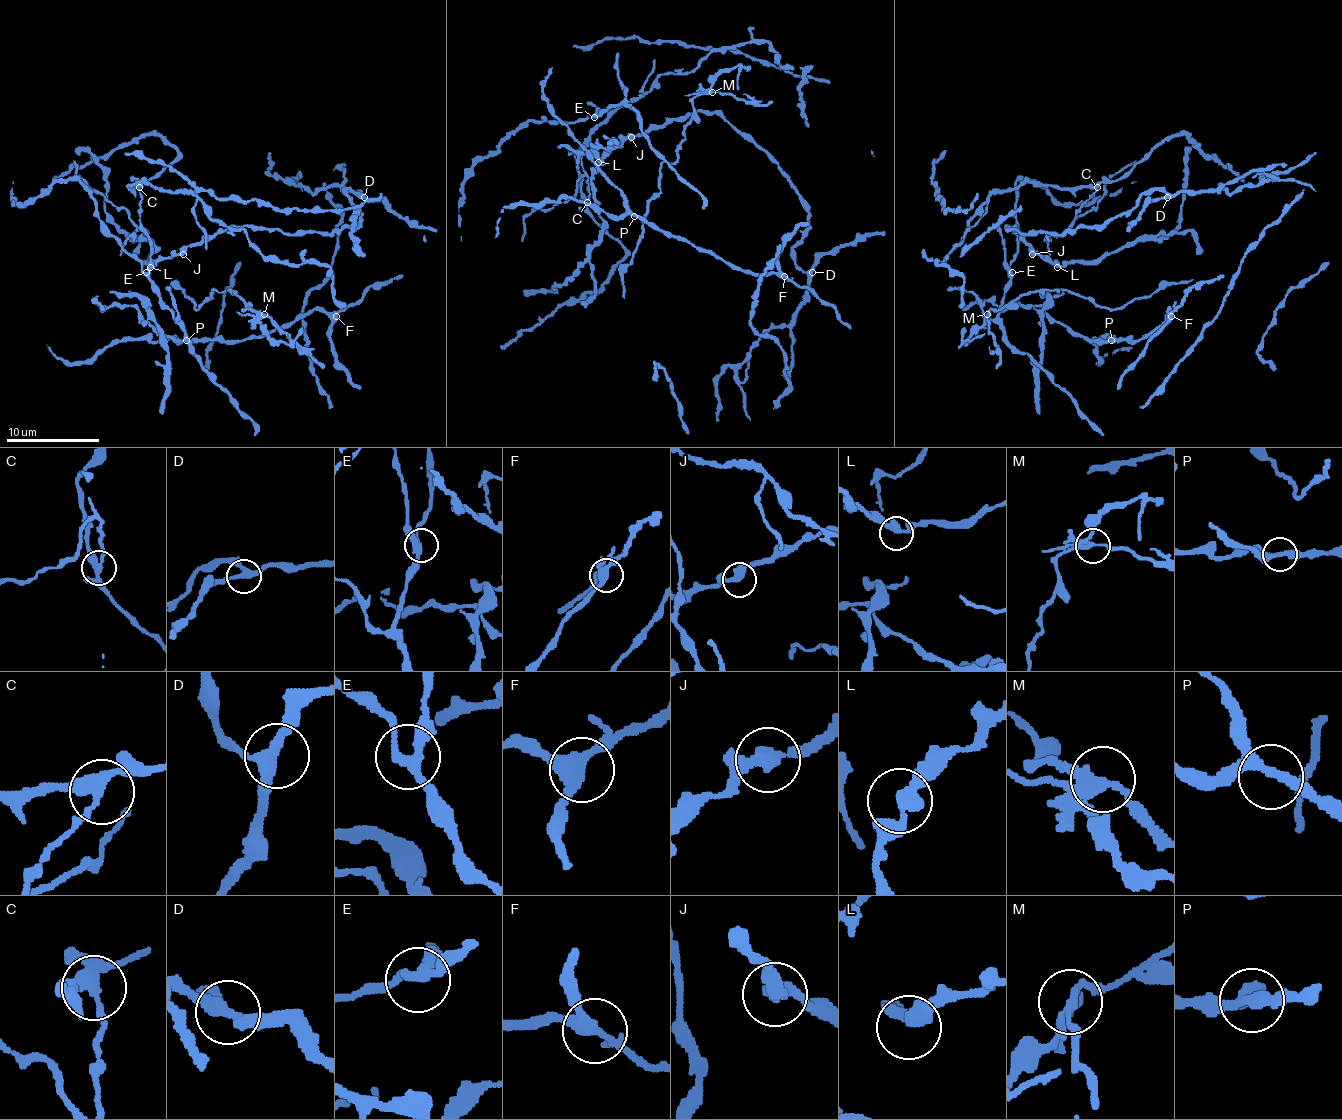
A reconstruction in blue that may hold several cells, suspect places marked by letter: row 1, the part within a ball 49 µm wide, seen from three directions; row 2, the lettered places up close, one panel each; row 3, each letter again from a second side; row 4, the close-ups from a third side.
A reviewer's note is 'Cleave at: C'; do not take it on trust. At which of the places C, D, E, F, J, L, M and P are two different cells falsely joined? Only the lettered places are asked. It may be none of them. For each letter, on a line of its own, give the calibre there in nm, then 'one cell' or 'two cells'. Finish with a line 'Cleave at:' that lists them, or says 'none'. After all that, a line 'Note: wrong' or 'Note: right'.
C: 300 nm thick; two cells
D: 320 nm thick; one cell
E: 280 nm thick; one cell
F: 360 nm thick; one cell
J: 320 nm thick; one cell
L: 360 nm thick; one cell
M: 240 nm thick; one cell
P: 240 nm thick; one cell
Cleave at: C
Note: right

